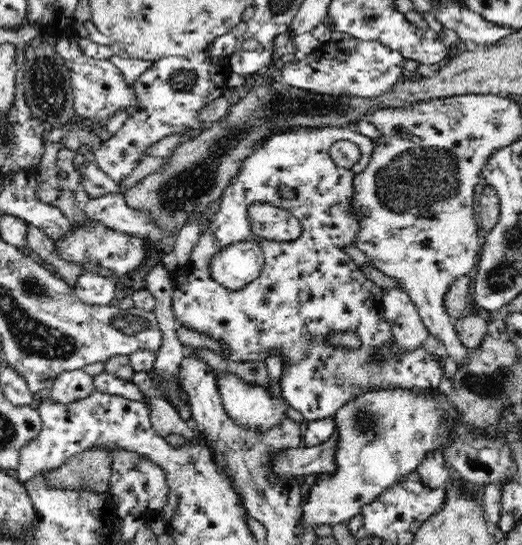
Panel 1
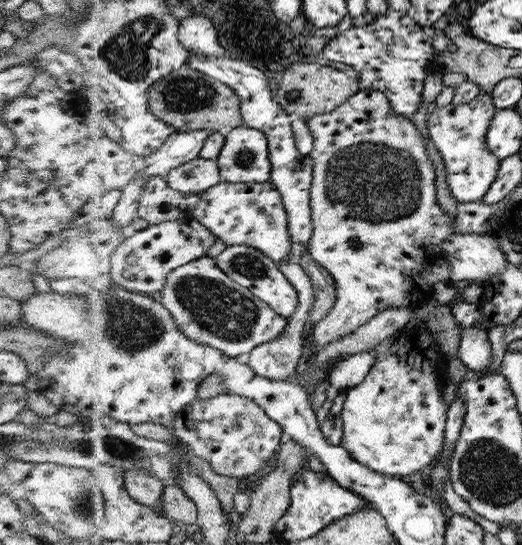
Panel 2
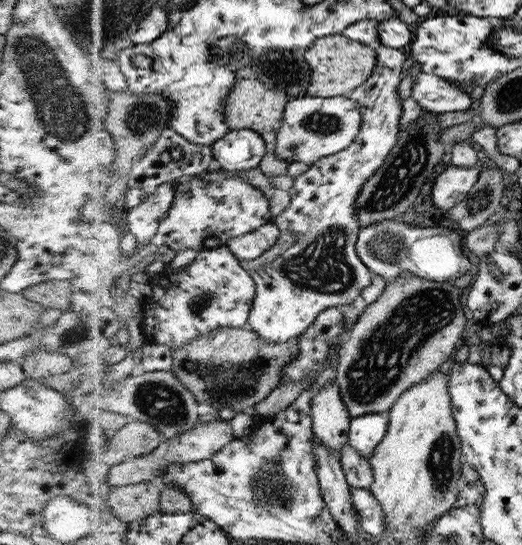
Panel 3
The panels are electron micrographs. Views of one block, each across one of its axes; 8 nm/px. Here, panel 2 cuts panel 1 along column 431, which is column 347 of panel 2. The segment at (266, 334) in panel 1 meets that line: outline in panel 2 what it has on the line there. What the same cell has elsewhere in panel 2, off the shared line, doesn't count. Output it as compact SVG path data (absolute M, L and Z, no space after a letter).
M360 352L341 357L331 370L329 381L335 390L347 390L363 383L375 364L372 352Z

